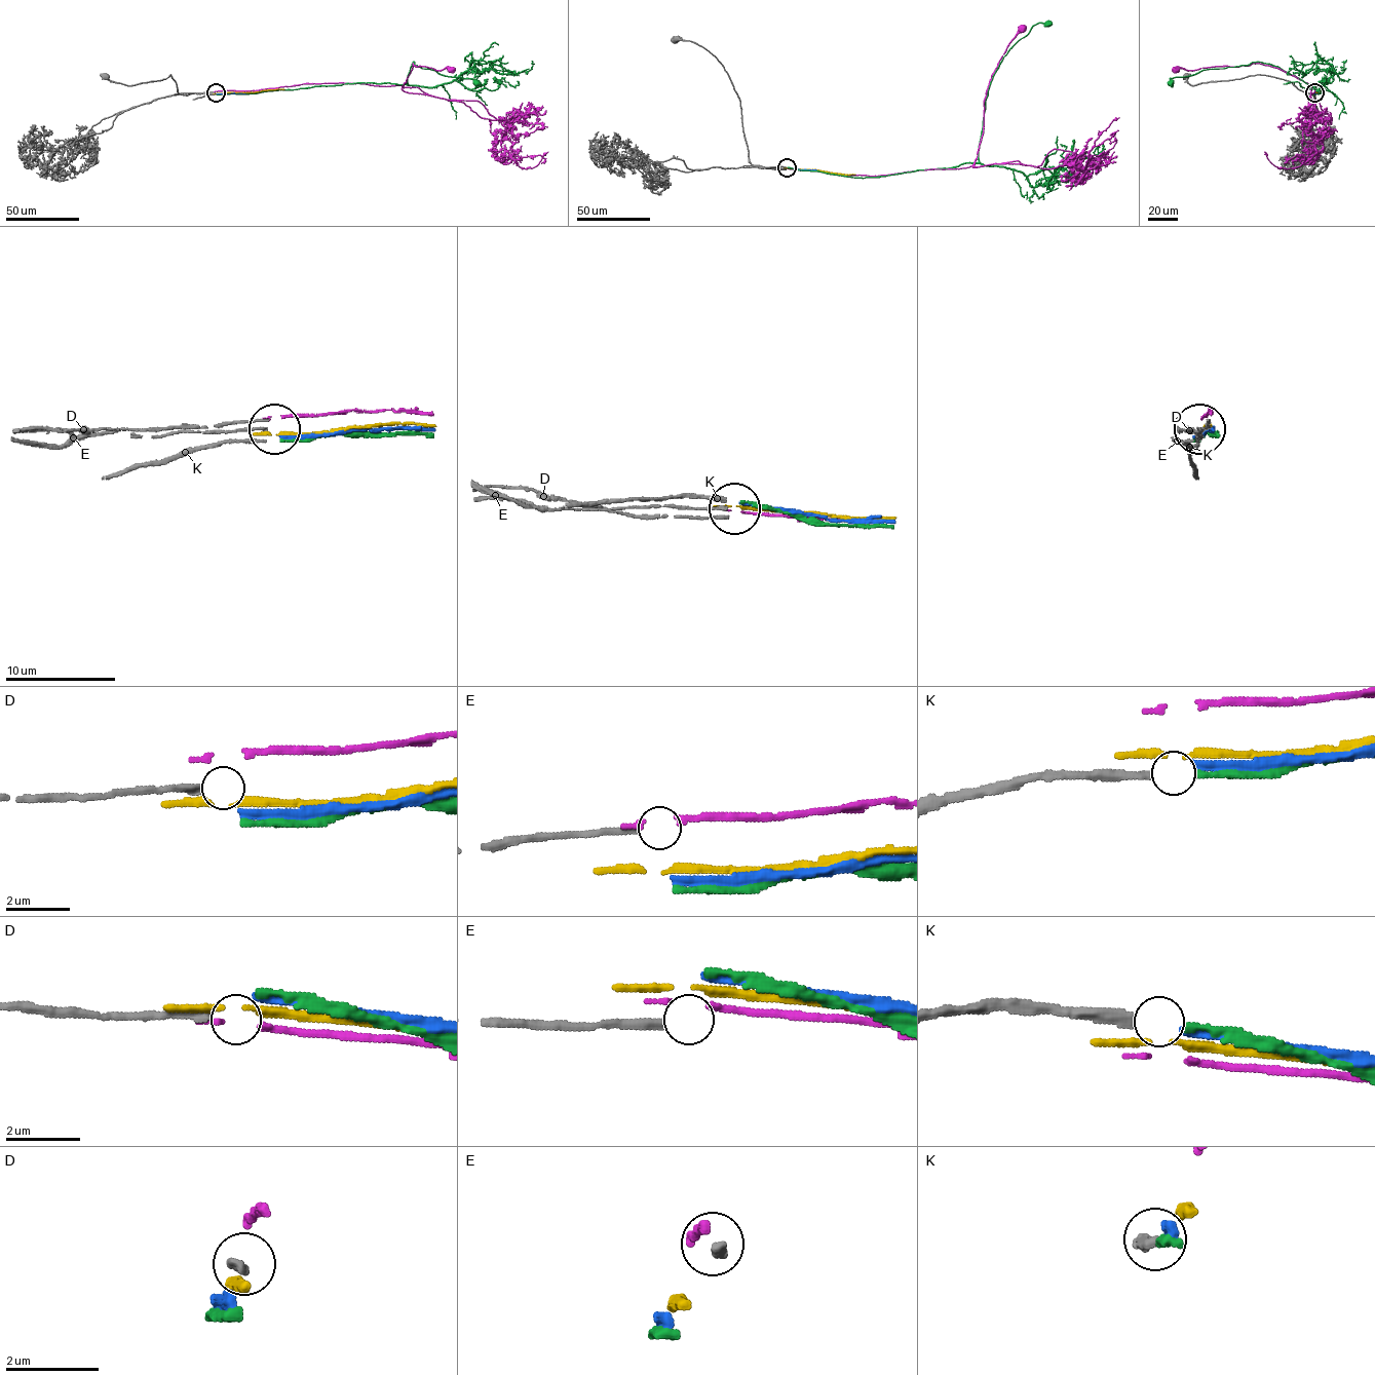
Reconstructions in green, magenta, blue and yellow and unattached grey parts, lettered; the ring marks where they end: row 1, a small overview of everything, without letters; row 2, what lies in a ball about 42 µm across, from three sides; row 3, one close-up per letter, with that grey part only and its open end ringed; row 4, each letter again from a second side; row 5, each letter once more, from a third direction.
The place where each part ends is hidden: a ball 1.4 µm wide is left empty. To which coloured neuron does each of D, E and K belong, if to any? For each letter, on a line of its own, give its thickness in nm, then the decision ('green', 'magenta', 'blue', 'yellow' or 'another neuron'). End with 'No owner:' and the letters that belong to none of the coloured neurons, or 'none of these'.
D: calibre 200 nm; another neuron
E: calibre 220 nm; another neuron
K: calibre 280 nm; green
No owner: D, E

